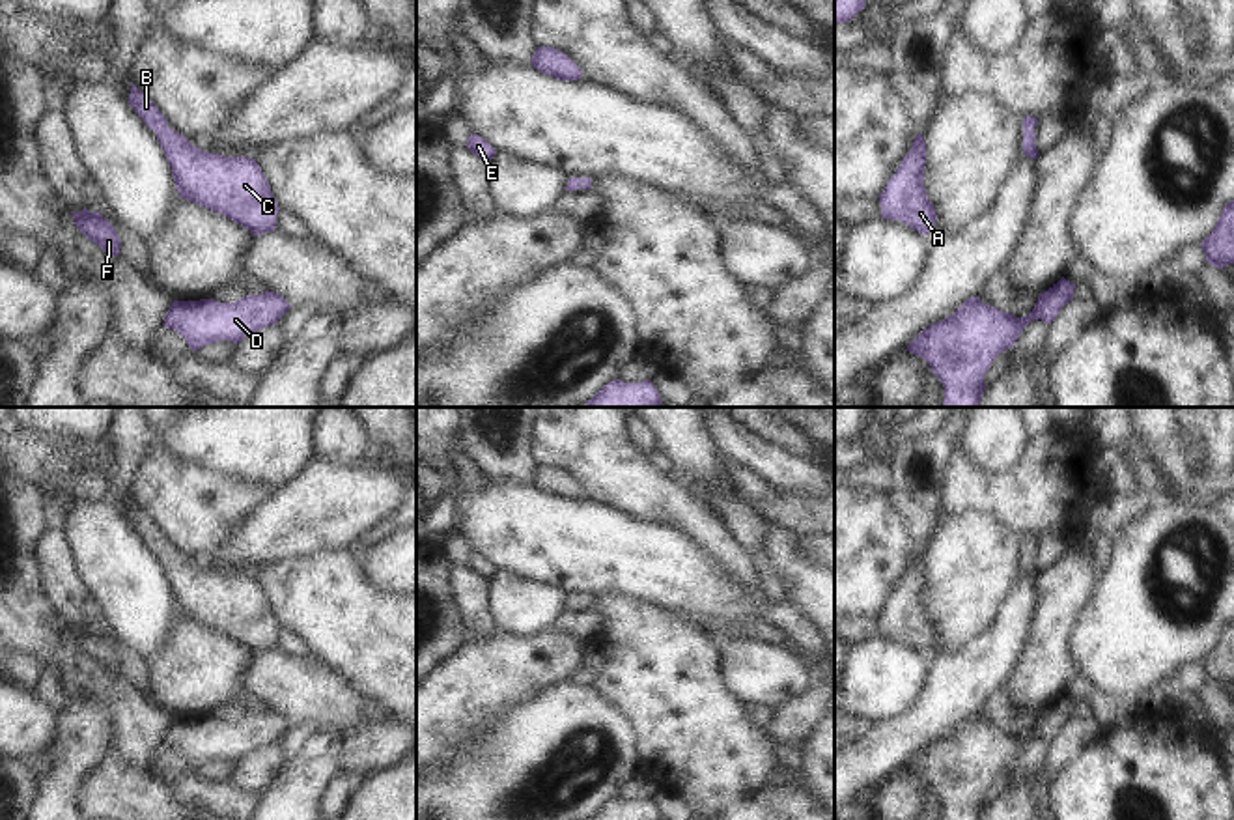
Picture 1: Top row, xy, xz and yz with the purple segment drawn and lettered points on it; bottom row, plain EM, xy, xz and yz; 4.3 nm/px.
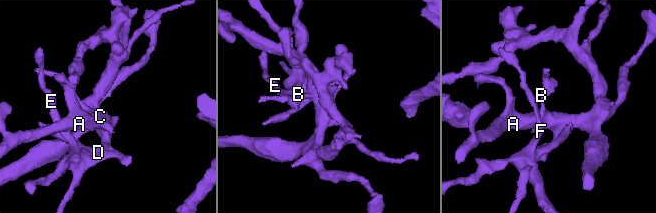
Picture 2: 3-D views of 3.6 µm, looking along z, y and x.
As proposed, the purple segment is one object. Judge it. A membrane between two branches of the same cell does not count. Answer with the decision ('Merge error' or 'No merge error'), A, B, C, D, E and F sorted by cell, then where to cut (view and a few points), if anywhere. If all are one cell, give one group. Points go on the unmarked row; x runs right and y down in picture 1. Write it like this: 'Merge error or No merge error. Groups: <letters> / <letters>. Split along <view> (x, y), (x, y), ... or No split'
No merge error. Groups: A B C D E F. No split

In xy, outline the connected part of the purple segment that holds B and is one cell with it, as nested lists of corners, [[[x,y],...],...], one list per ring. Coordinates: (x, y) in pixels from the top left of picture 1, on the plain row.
[[[133,501],[129,523],[157,551],[181,616],[222,631],[254,654],[276,648],[280,626],[256,577],[194,566]]]

